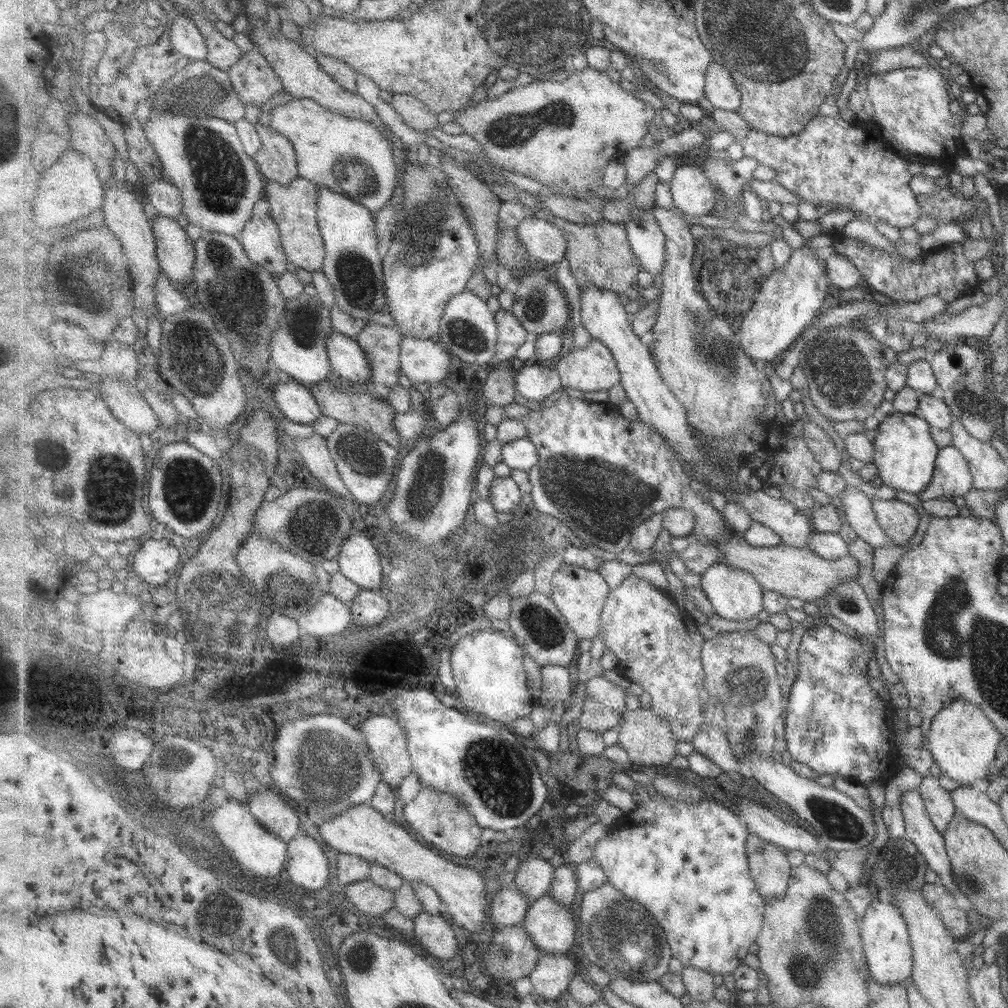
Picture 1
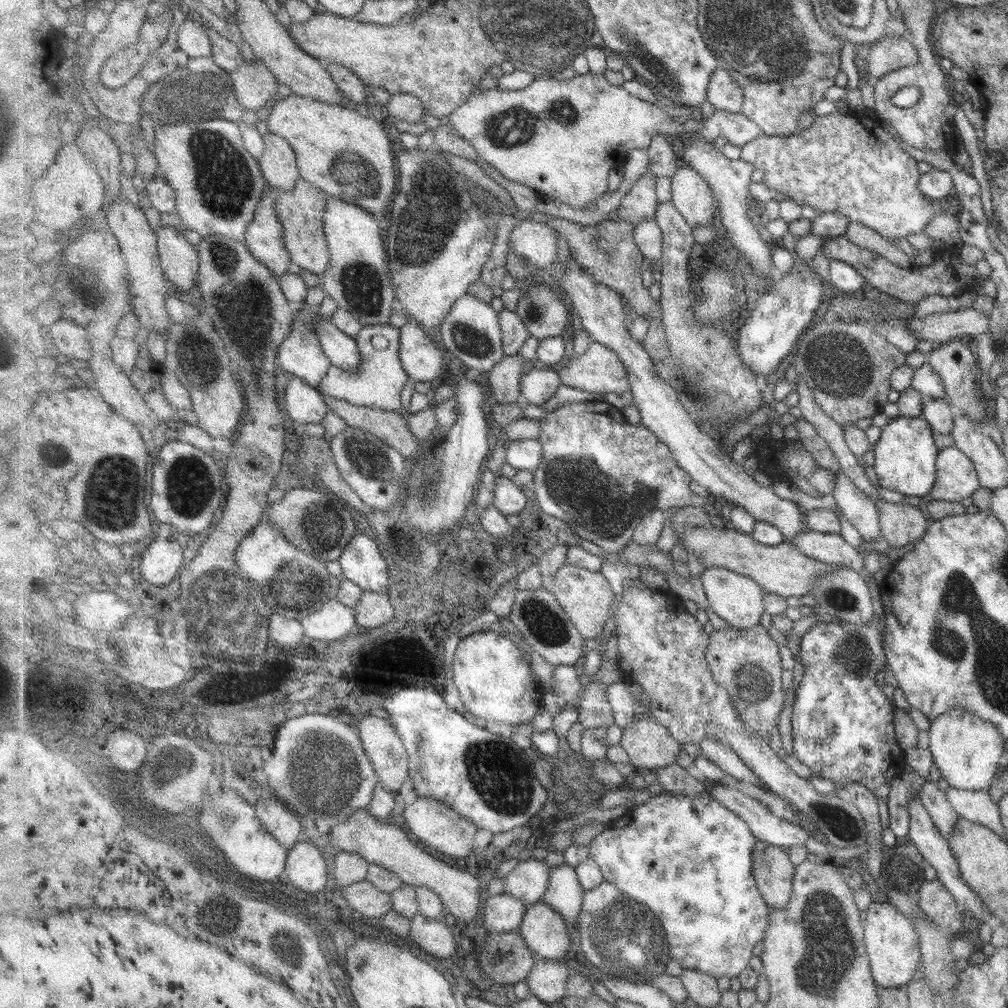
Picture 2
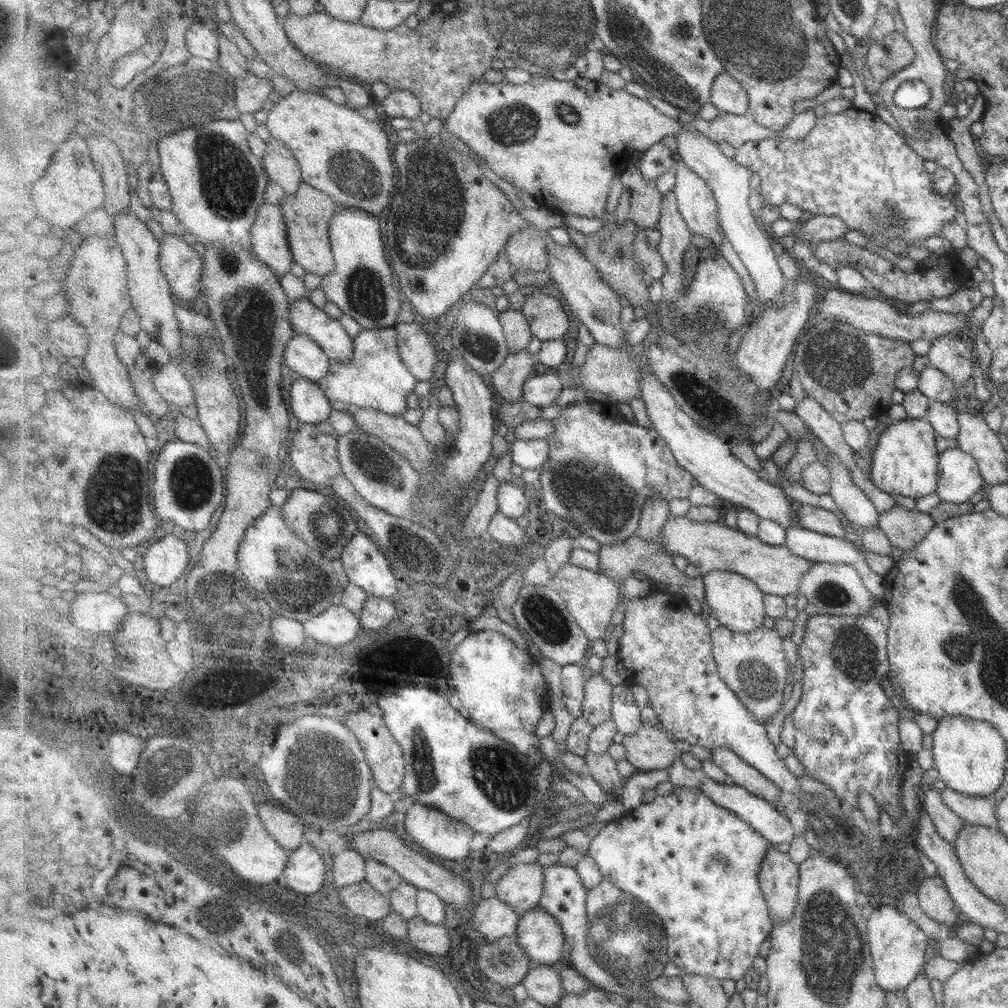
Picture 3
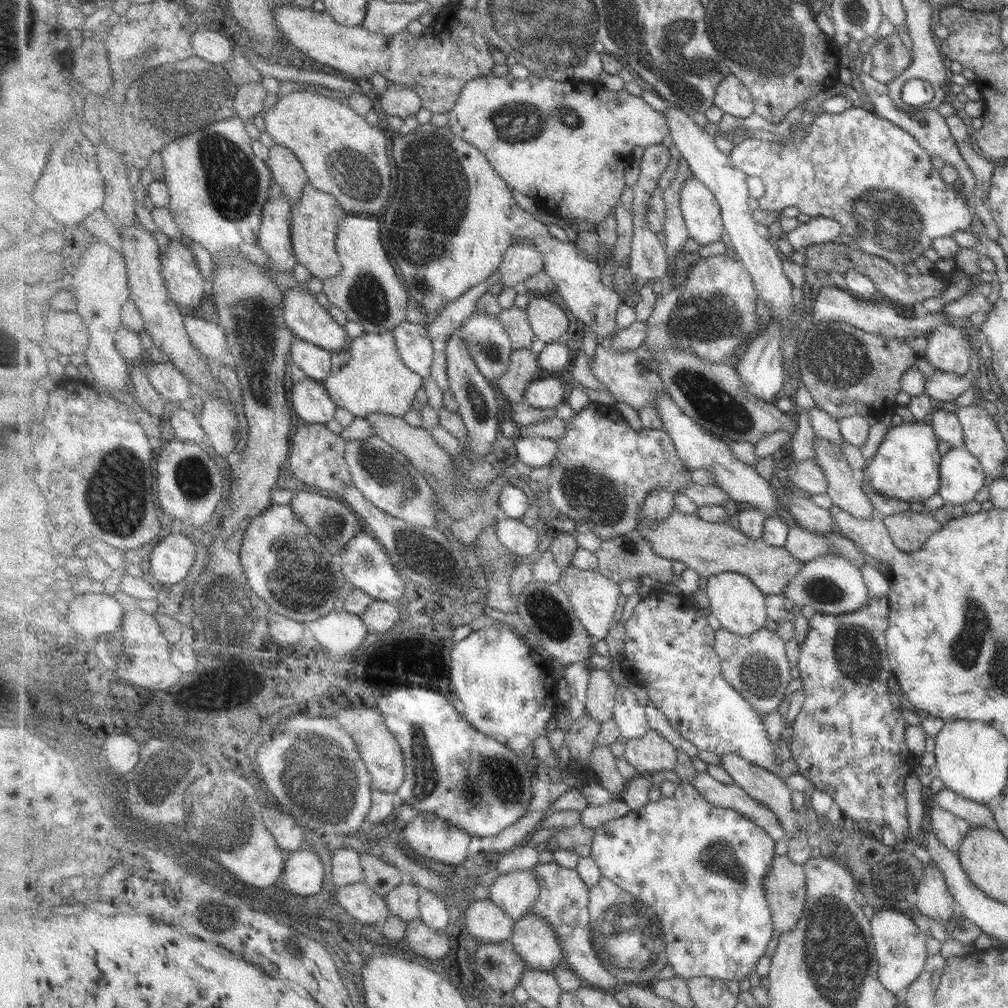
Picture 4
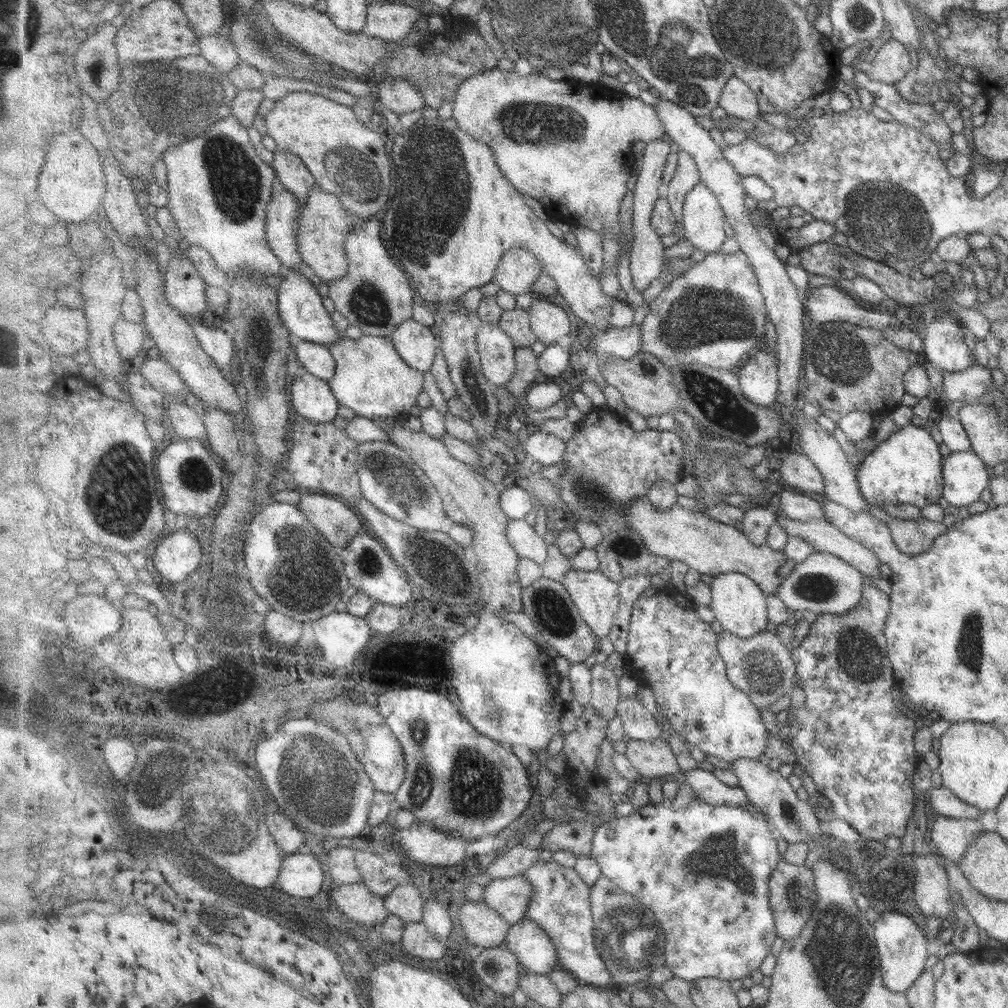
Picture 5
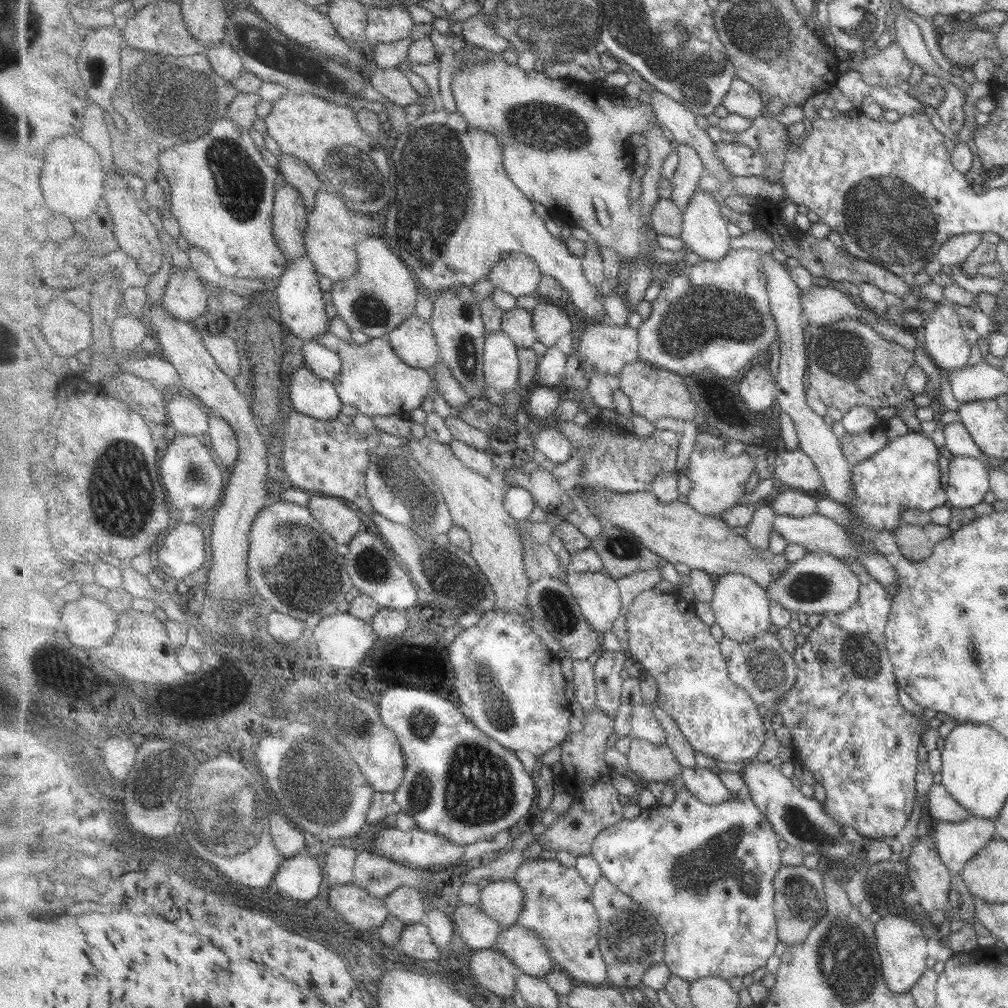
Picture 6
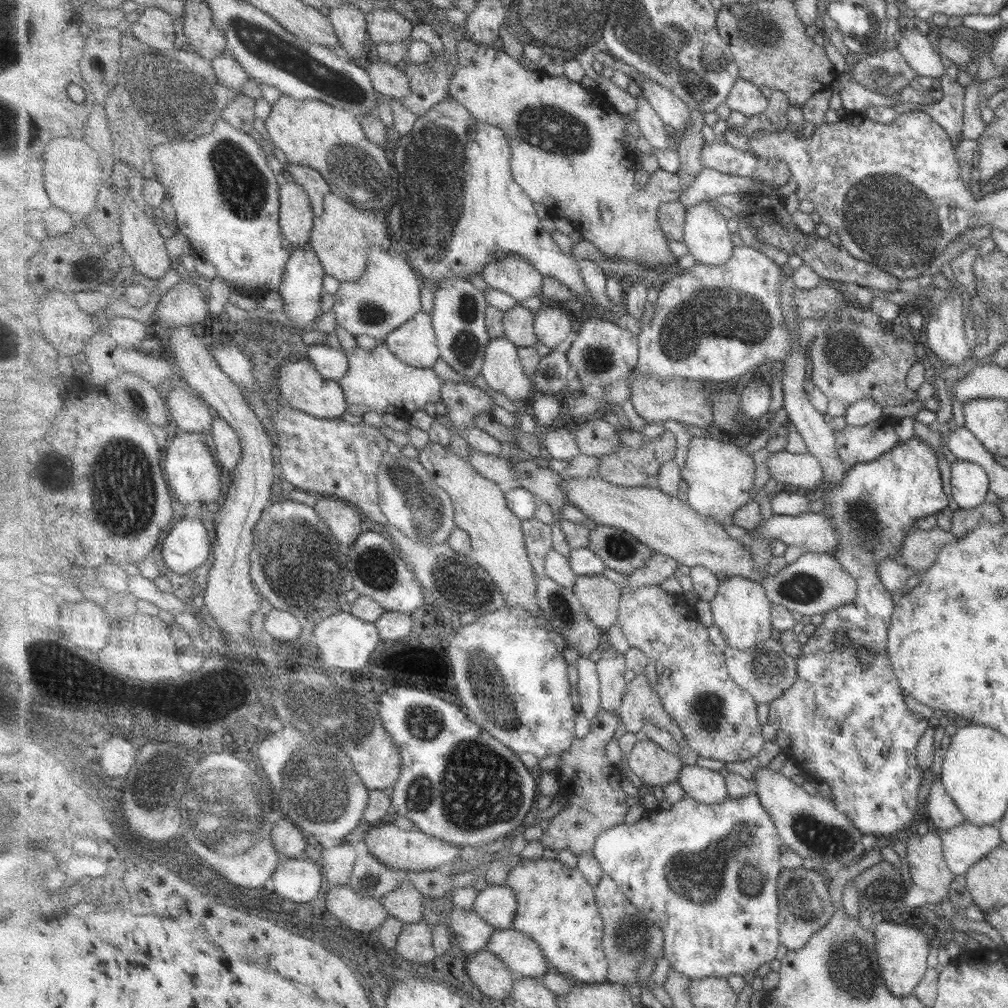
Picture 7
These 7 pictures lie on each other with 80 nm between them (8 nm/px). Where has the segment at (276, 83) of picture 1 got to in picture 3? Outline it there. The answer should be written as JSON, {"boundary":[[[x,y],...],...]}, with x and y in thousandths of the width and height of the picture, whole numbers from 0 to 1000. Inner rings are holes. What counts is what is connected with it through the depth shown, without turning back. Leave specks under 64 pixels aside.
{"boundary":[[[250,73],[243,78],[234,79],[234,104],[239,115],[252,114],[261,107],[261,103],[272,96],[272,85],[265,77]]]}

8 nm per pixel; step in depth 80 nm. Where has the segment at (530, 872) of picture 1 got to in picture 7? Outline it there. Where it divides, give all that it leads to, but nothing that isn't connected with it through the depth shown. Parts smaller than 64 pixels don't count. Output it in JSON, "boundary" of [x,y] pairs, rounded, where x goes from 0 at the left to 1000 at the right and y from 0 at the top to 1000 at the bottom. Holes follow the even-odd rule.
{"boundary":[[[485,878],[474,885],[468,902],[485,918],[495,923],[507,922],[514,905],[514,890],[506,878]]]}

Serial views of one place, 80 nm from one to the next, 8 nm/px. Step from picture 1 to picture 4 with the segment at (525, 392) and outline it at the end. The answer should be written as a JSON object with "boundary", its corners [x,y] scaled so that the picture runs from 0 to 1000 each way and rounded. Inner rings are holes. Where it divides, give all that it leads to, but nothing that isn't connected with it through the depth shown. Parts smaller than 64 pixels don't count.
{"boundary":[[[561,373],[531,376],[523,386],[520,399],[535,406],[551,405],[562,397],[565,380]]]}

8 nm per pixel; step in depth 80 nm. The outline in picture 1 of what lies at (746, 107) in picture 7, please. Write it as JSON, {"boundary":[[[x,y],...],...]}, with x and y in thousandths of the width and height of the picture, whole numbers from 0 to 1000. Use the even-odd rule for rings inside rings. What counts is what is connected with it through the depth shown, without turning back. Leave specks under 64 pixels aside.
{"boundary":[[[708,62],[700,69],[699,97],[707,107],[729,112],[733,110],[736,105],[736,92],[720,65]]]}

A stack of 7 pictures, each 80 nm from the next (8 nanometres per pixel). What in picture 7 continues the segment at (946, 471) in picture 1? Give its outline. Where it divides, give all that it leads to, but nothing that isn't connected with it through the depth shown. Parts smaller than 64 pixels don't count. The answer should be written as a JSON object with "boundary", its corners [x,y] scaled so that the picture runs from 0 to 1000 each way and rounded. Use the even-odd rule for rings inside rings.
{"boundary":[[[948,456],[941,463],[943,490],[951,505],[966,505],[979,490],[980,474],[970,460]]]}

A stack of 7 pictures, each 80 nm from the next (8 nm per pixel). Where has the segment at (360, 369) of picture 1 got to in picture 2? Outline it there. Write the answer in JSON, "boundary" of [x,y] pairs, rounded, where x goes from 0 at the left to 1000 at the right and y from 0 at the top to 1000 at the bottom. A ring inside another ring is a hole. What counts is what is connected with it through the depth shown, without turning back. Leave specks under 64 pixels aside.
{"boundary":[[[328,314],[316,316],[312,323],[319,346],[330,362],[344,369],[353,368],[357,364],[359,353],[353,335],[348,335],[346,331],[338,329],[328,319]]]}

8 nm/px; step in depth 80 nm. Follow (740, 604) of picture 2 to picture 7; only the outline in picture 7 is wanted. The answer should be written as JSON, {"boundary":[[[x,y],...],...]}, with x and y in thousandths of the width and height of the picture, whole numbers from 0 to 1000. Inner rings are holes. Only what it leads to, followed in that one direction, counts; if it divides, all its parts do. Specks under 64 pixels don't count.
{"boundary":[[[723,572],[713,581],[711,591],[705,595],[707,618],[714,624],[722,641],[733,645],[744,645],[761,637],[767,629],[766,606],[768,597],[760,591],[755,578],[740,572]]]}

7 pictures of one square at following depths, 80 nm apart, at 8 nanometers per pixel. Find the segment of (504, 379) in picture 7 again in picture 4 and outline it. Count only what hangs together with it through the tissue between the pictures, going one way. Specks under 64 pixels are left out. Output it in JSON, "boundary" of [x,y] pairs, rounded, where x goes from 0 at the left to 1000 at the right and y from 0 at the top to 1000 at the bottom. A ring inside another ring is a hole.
{"boundary":[[[472,306],[456,324],[475,367],[485,376],[494,377],[506,364],[508,339],[493,315]]]}

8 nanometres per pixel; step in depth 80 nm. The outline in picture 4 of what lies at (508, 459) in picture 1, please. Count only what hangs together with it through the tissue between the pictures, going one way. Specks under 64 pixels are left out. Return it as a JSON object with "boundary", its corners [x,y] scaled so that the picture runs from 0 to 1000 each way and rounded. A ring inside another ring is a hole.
{"boundary":[[[516,434],[511,436],[513,454],[528,464],[539,464],[554,454],[555,439],[543,434]]]}

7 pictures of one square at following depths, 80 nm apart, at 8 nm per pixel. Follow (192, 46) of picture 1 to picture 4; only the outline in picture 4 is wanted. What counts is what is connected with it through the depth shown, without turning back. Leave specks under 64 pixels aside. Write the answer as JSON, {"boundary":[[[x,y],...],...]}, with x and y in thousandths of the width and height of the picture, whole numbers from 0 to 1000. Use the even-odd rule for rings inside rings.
{"boundary":[[[202,25],[189,38],[193,55],[210,63],[222,65],[233,57],[231,37],[217,34],[212,27]]]}

